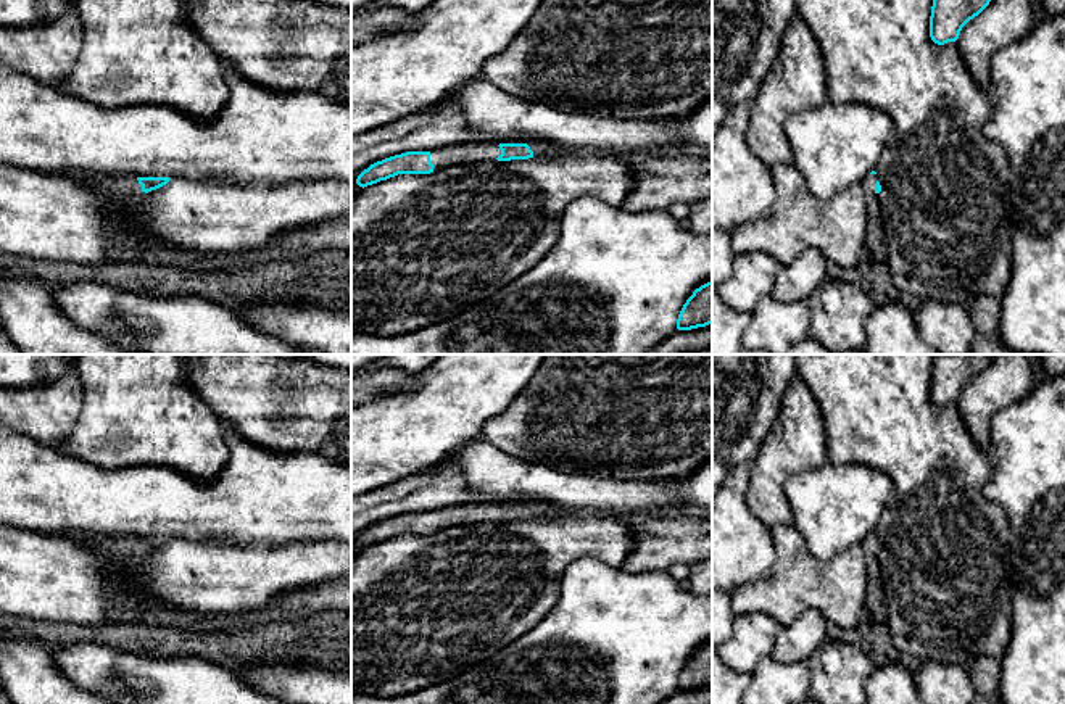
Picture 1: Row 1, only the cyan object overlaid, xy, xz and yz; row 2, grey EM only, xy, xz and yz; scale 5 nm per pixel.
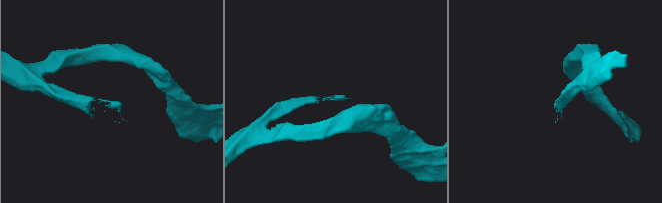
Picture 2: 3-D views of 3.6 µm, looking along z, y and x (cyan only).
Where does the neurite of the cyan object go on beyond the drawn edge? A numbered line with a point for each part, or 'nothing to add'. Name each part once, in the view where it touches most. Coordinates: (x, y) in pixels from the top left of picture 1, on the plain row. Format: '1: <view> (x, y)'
1: xz (466, 514)

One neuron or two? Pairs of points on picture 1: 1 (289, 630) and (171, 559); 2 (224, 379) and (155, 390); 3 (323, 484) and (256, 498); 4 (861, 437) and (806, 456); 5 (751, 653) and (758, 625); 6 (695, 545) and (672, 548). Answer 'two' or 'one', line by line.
1: two
2: two
3: one
4: two
5: one
6: one

